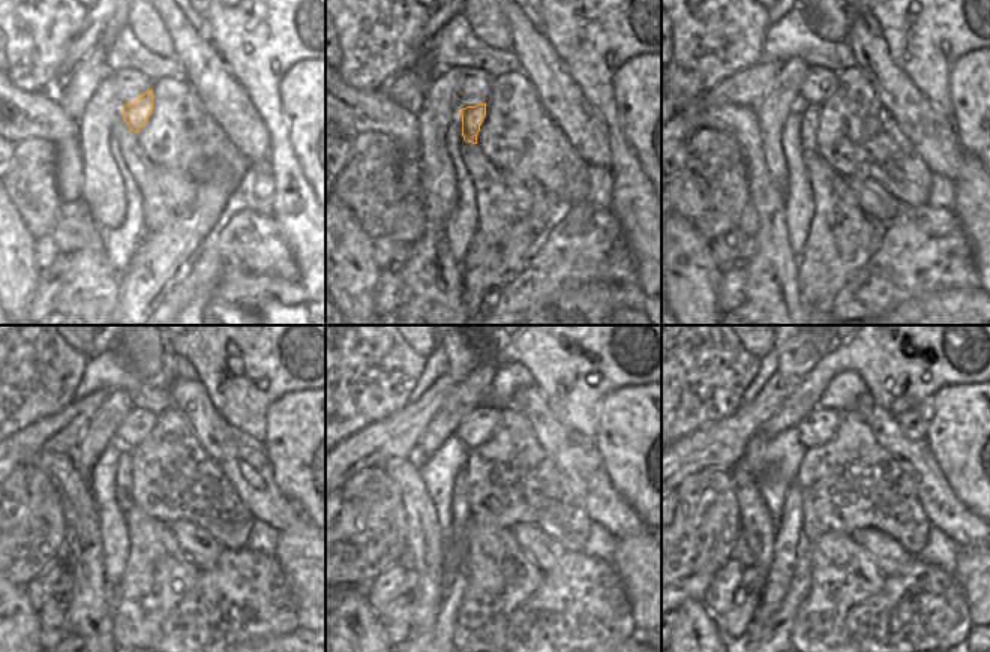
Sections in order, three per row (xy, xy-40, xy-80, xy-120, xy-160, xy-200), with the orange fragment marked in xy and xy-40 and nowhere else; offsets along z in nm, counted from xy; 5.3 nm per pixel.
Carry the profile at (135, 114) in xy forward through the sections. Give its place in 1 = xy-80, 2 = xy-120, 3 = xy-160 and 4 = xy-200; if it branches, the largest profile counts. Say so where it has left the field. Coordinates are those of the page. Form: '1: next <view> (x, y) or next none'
1: next xy-80 (809, 114)
2: next xy-120 (123, 493)
3: next xy-160 (453, 552)
4: next xy-200 (789, 529)

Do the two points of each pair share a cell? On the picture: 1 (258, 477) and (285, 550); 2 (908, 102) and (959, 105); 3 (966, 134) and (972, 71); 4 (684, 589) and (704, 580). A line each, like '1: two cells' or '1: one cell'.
1: two cells
2: two cells
3: one cell
4: one cell

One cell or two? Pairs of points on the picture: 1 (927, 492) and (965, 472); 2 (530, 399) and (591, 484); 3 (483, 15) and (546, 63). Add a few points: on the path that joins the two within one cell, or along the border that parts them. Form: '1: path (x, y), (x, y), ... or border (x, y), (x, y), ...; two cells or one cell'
1: border (930, 450), (947, 484), (968, 510); two cells
2: path (542, 420), (581, 463); one cell
3: border (503, 15), (509, 27), (510, 48); two cells

